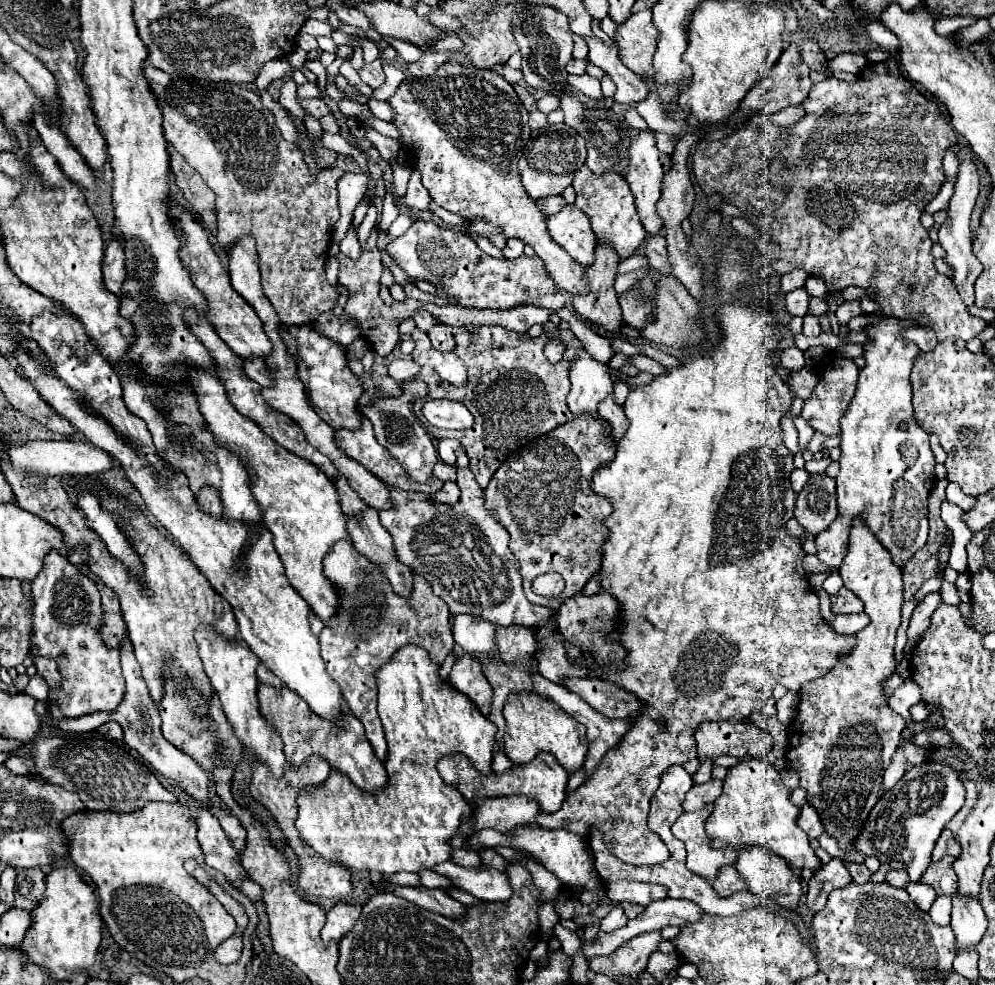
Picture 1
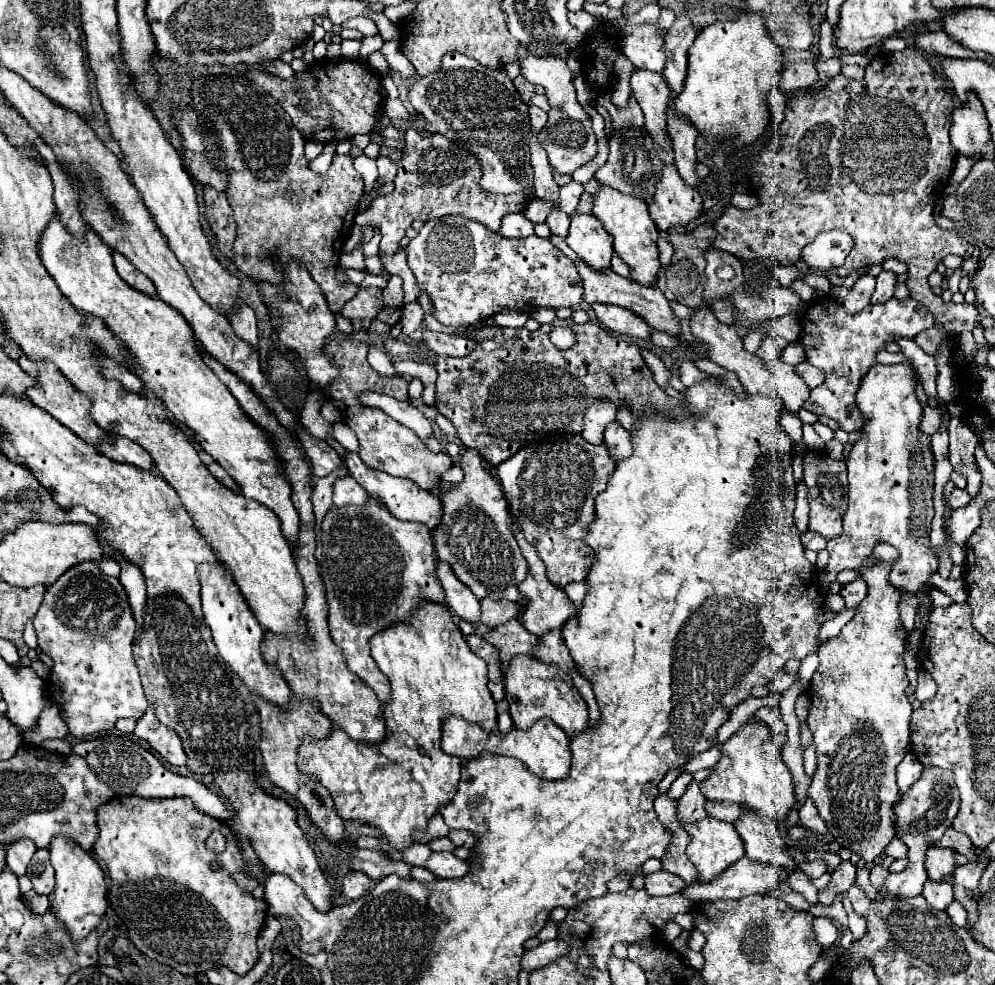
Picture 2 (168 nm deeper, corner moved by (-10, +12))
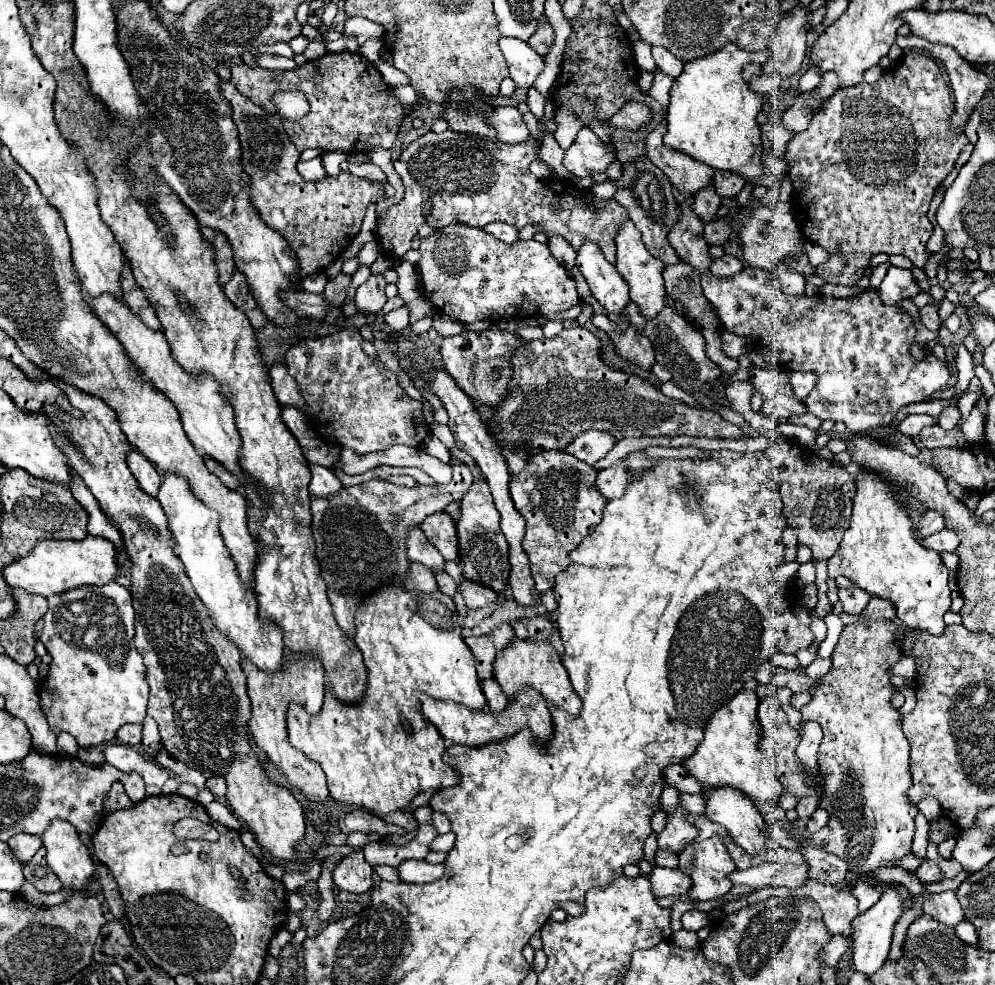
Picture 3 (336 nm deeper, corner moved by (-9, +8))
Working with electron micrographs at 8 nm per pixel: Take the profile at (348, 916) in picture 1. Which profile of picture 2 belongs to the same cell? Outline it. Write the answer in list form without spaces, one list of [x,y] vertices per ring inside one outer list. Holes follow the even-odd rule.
[[[352,871],[344,877],[344,895],[348,899],[358,899],[370,887],[370,877],[362,871]]]

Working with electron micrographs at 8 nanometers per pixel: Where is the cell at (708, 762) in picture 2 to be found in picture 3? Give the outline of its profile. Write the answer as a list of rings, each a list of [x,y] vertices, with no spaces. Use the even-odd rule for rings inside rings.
[[[665,787],[661,793],[661,805],[667,811],[667,815],[673,813],[675,803],[679,803],[679,791],[675,787]]]

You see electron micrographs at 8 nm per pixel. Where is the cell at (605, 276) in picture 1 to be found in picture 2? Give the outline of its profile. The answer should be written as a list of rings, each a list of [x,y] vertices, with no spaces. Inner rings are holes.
[[[602,303],[592,305],[592,309],[598,321],[610,331],[618,331],[644,341],[650,339],[650,327],[632,311],[616,305],[602,305]]]

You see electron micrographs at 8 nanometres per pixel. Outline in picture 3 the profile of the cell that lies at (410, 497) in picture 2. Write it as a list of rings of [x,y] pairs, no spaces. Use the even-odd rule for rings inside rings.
[[[439,511],[429,515],[423,521],[423,533],[433,543],[439,553],[445,557],[445,561],[457,561],[457,533],[455,533],[455,521],[449,513]]]

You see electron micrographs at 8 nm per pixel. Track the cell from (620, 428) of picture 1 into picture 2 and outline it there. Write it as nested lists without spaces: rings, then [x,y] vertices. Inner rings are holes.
[[[612,423],[612,427],[608,427],[606,435],[604,435],[604,443],[608,445],[608,453],[610,457],[618,463],[620,459],[628,459],[632,453],[632,441],[630,441],[630,433],[626,429],[622,429],[618,423]]]

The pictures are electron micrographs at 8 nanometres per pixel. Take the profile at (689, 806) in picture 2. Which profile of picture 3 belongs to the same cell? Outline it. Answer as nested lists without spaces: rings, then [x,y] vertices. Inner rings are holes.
[[[677,803],[673,815],[667,817],[665,829],[659,833],[659,839],[657,839],[659,847],[681,853],[683,847],[697,837],[697,827],[695,827],[695,823],[691,823],[687,819],[687,815],[689,815],[689,811],[681,803]]]

